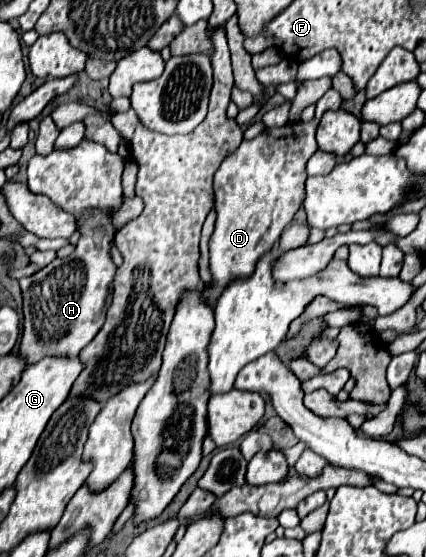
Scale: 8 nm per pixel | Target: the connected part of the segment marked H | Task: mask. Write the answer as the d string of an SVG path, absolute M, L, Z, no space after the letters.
M85 210L77 218L77 230L81 238L67 258L55 258L37 274L19 280L23 290L23 338L19 352L27 358L29 366L43 356L77 356L103 326L115 276L111 246L117 228L111 222L111 214Z

